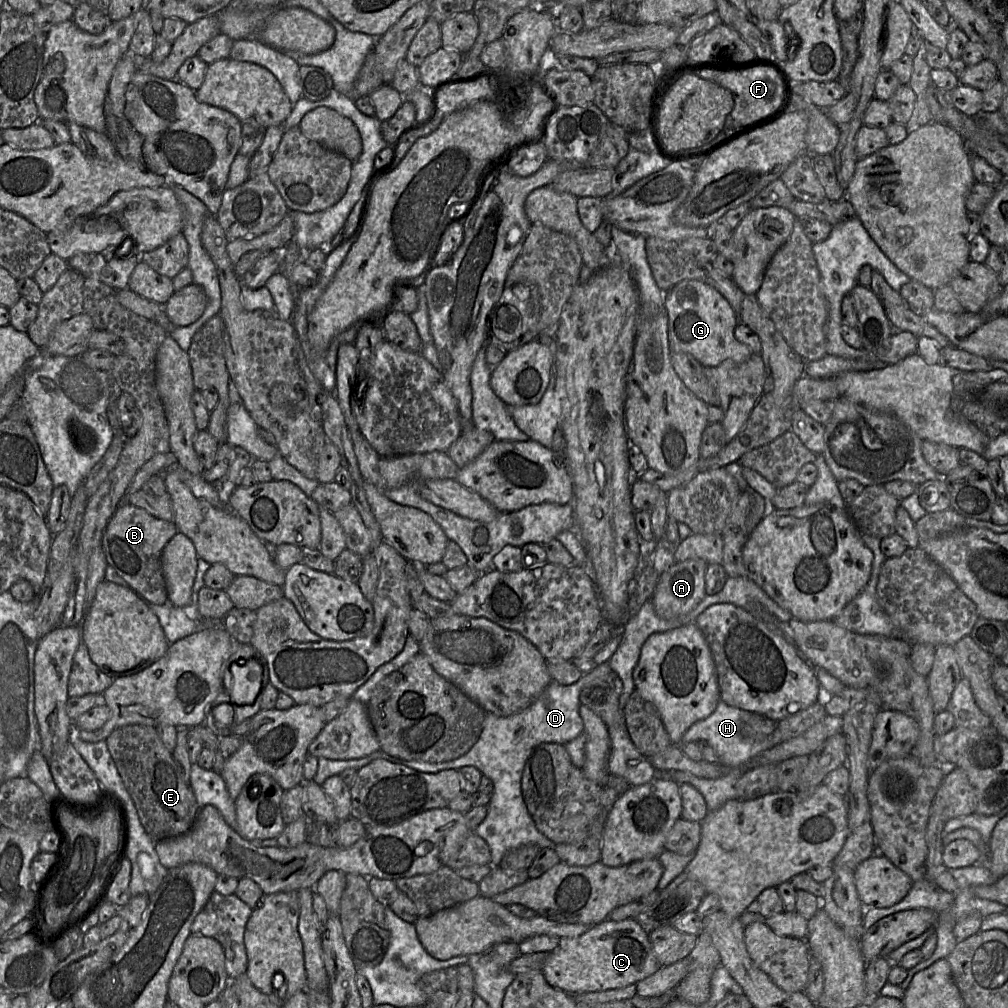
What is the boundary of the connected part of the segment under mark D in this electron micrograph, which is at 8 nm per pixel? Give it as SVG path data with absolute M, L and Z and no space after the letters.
M608 662L602 663L594 670L584 675L574 684L562 685L552 680L542 694L523 711L500 717L487 713L484 727L478 741L465 755L448 762L427 763L402 760L388 755L381 750L364 758L352 760L330 760L319 758L318 770L314 781L322 785L326 779L338 775L346 769L358 771L375 759L385 760L403 765L423 773L438 773L444 770L459 770L466 766L476 767L481 773L490 778L494 789L488 804L488 813L482 823L476 828L475 834L483 838L489 846L492 867L500 864L504 855L511 849L526 844L536 844L541 849L554 848L555 844L541 834L535 826L522 797L521 777L525 762L532 750L541 743L557 743L565 745L583 733L584 723L579 714L580 693L591 685L608 687L607 679L614 671Z

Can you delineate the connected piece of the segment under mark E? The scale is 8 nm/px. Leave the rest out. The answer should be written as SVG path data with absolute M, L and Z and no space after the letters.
M126 725L115 729L106 739L108 750L130 794L140 822L154 842L187 833L196 821L199 805L194 791L161 740L157 728Z

